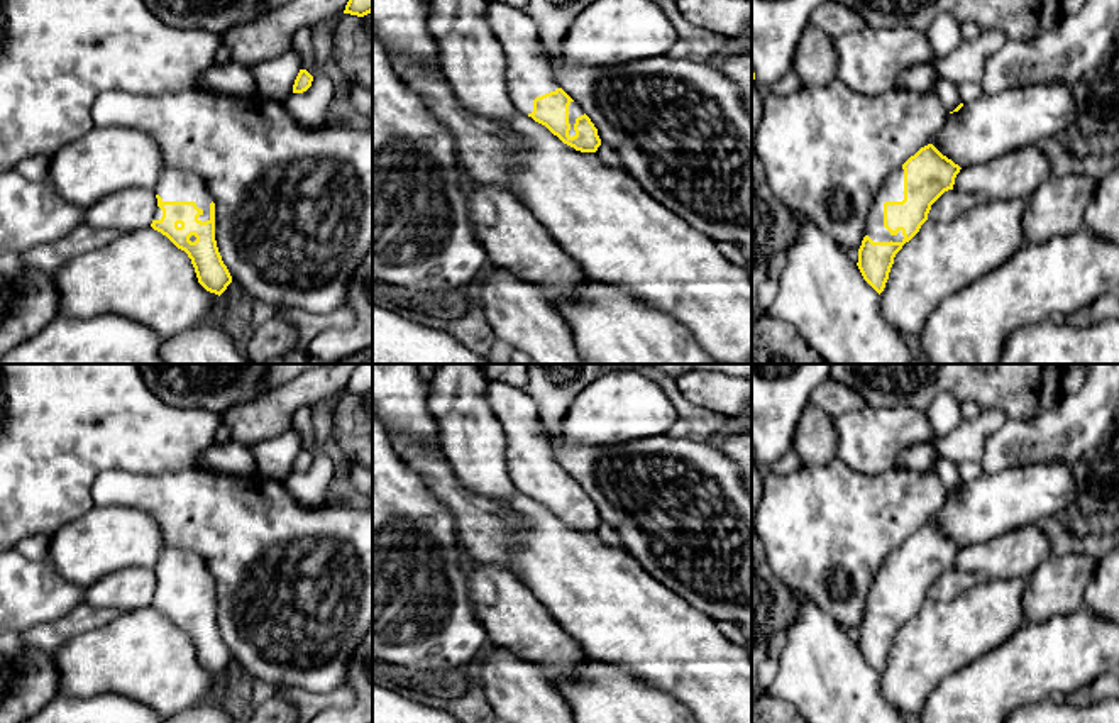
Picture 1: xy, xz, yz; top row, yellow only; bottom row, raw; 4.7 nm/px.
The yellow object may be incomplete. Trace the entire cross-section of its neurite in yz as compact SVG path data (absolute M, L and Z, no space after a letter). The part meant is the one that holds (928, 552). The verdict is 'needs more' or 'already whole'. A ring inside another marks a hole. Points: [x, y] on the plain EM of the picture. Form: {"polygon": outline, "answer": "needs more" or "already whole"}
{"polygon": "M933 523L921 527L879 569L858 630L863 659L880 674L896 633L928 599L931 584L953 569L960 545Z", "answer": "needs more"}

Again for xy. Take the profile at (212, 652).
{"polygon": "M164 547L154 567L157 588L151 606L191 638L198 662L222 674L232 655L215 620L215 582L203 559L190 550Z", "answer": "needs more"}

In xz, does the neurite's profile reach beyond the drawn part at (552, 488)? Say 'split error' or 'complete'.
split error

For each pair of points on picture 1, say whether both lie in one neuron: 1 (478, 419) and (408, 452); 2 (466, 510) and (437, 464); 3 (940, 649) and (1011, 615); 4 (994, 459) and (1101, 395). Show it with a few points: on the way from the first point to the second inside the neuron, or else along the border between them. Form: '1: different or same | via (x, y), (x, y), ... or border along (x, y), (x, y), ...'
1: different | border along (439, 451), (461, 485)
2: same | via (456, 498), (437, 476)
3: same | via (957, 632), (987, 615), (994, 615)
4: same | via (1016, 437), (1053, 437), (1072, 424)

